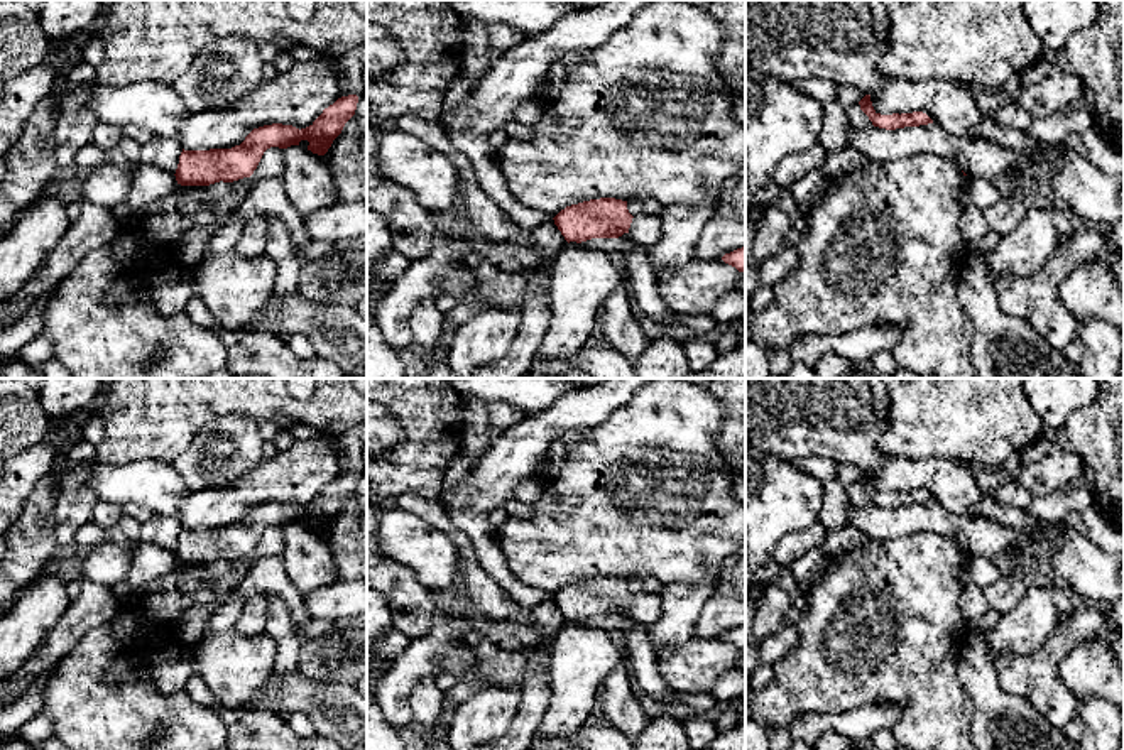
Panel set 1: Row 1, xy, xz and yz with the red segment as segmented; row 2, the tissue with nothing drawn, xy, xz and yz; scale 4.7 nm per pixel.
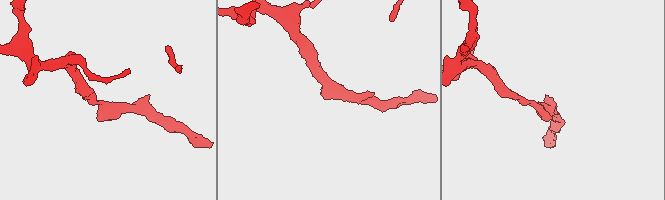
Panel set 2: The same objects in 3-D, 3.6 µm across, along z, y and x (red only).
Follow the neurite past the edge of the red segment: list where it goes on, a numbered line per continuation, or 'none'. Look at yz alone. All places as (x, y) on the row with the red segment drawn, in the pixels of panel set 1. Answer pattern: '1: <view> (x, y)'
none

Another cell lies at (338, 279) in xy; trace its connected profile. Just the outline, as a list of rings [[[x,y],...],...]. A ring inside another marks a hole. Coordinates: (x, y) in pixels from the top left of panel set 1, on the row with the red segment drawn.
[[[341,240],[333,253],[303,264],[297,294],[328,306],[352,306],[367,294],[367,247]]]

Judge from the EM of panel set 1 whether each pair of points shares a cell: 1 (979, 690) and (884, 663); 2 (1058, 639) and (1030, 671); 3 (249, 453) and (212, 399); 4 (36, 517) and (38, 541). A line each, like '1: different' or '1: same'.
1: different
2: same
3: different
4: same

